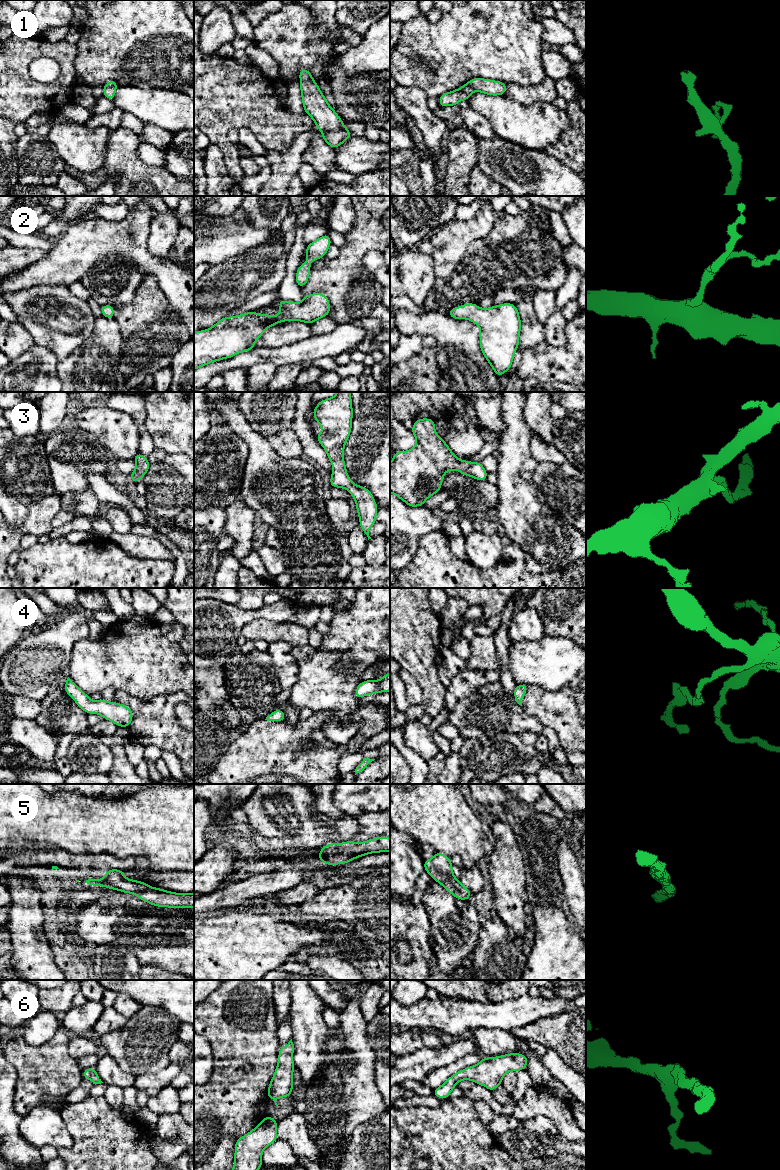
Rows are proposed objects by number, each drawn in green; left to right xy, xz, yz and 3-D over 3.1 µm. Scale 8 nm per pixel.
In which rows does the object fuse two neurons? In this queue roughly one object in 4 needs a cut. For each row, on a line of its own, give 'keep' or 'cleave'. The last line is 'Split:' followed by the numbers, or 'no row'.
1: keep
2: keep
3: keep
4: keep
5: keep
6: keep
Split: no row

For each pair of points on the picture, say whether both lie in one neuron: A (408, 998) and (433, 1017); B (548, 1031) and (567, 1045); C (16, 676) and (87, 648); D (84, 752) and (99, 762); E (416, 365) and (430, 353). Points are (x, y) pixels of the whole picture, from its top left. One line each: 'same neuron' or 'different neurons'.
A: different neurons
B: same neuron
C: different neurons
D: same neuron
E: same neuron

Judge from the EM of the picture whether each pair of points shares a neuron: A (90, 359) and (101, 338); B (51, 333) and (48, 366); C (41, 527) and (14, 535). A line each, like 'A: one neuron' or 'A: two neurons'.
A: one neuron
B: two neurons
C: one neuron

